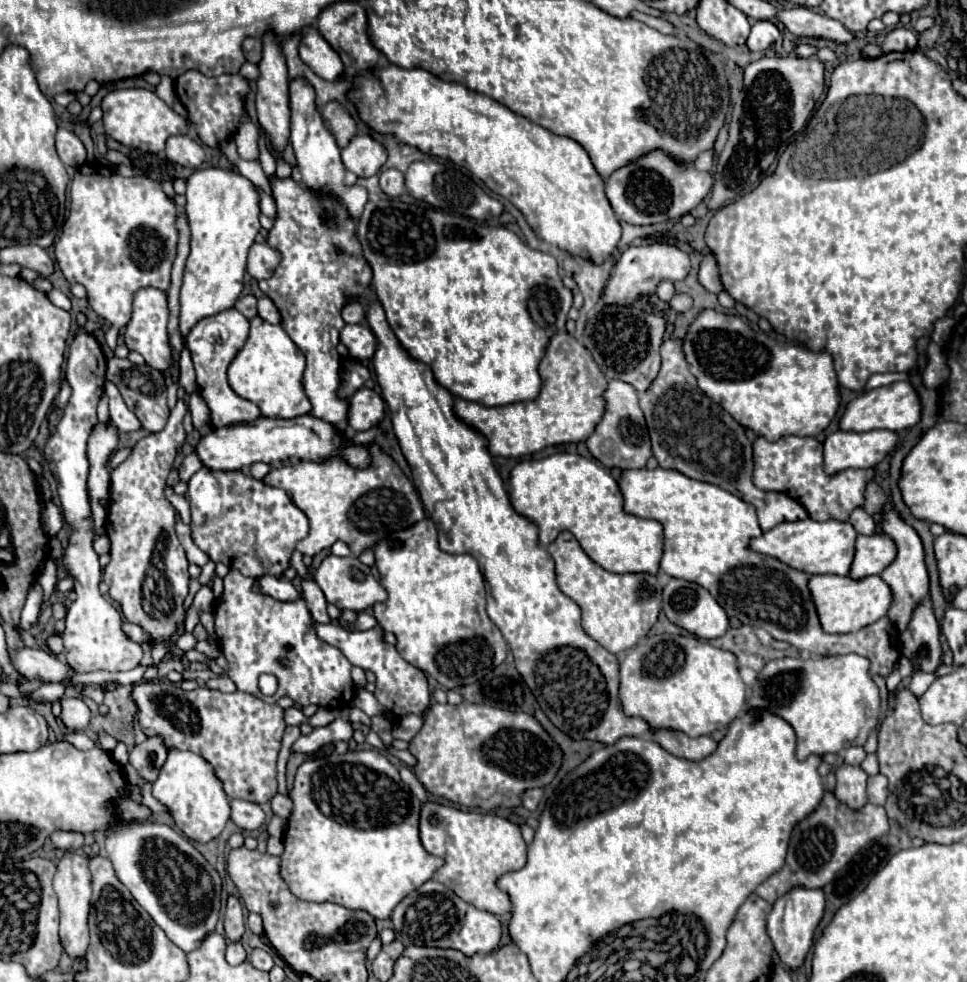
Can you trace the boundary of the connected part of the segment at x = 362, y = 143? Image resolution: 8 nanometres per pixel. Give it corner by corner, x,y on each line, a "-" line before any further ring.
355,135
351,143
341,149
341,159
345,169
353,171
359,179
375,175
387,161
387,153
379,141
371,135

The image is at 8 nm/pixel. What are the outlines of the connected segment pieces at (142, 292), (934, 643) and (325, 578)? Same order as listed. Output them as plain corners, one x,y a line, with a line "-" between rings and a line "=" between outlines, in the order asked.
145,287
139,289
133,295
133,317
125,325
125,345
131,351
137,351
145,357
145,363
161,373
169,369
171,363
171,349
169,349
169,337
167,337
167,319
169,319
169,309
167,309
167,297
165,291
=
923,601
913,609
907,629
901,633
903,655
911,659
921,671
935,671
941,665
939,623
929,601
=
329,555
329,557
325,557
323,563
319,565
319,569
315,571
315,581
321,587
327,603
337,605
339,609
351,609
351,611
359,613
359,611
365,611
365,609
373,607
375,603
387,599
387,591
373,577
371,569
367,565
363,565
355,555
349,555
349,557

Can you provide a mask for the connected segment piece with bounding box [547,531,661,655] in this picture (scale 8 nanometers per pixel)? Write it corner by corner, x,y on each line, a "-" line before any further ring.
563,531
549,547
549,555
555,561
557,585
581,607
581,627
583,631
603,645
609,653
619,655
631,649
641,637
649,633
661,611
661,585
655,575
649,573
625,573
617,575
605,571
595,561
591,561
577,539

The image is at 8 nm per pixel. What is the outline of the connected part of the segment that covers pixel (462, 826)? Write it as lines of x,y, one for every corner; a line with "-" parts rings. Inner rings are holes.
425,801
421,807
419,831
423,847
431,855
437,855
445,861
443,867
439,867
435,873
437,881
453,889
457,897
475,905
477,909
489,911
493,915
503,915
511,911
511,901
507,893
499,891
495,881
503,873
521,869
527,861
527,845
515,823
493,813
463,811
457,807

